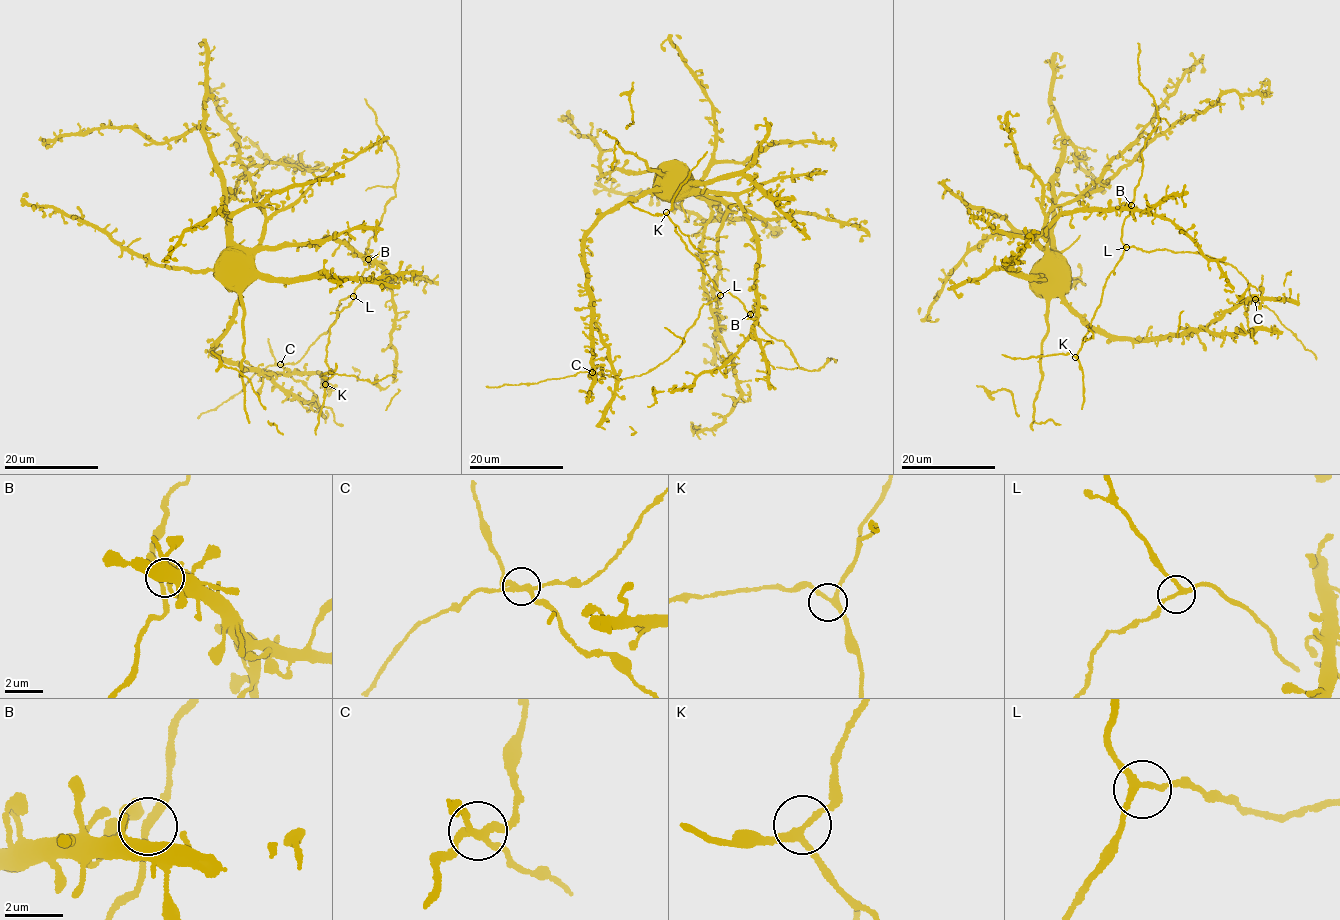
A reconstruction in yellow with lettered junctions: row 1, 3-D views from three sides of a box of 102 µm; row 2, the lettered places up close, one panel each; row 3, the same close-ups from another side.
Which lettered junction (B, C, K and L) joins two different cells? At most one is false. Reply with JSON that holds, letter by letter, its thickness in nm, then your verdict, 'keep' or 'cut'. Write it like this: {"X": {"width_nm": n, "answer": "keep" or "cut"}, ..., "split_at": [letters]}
{"B": {"width_nm": 240, "answer": "keep"}, "C": {"width_nm": 200, "answer": "cut"}, "K": {"width_nm": 240, "answer": "keep"}, "L": {"width_nm": 200, "answer": "keep"}, "split_at": ["C"]}

